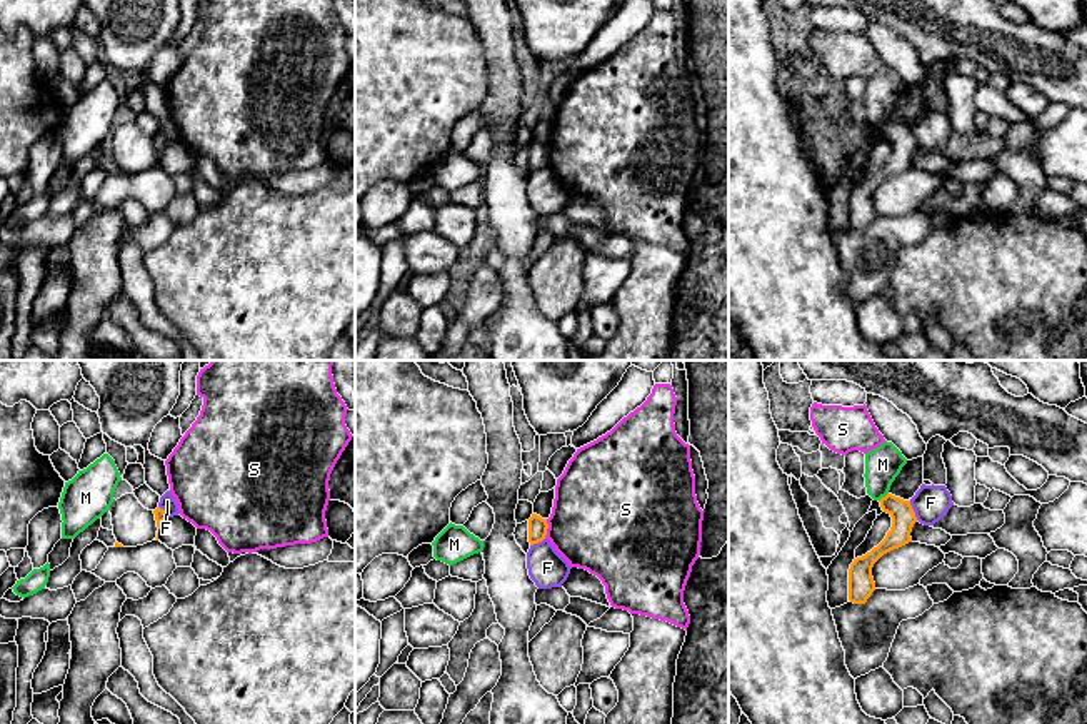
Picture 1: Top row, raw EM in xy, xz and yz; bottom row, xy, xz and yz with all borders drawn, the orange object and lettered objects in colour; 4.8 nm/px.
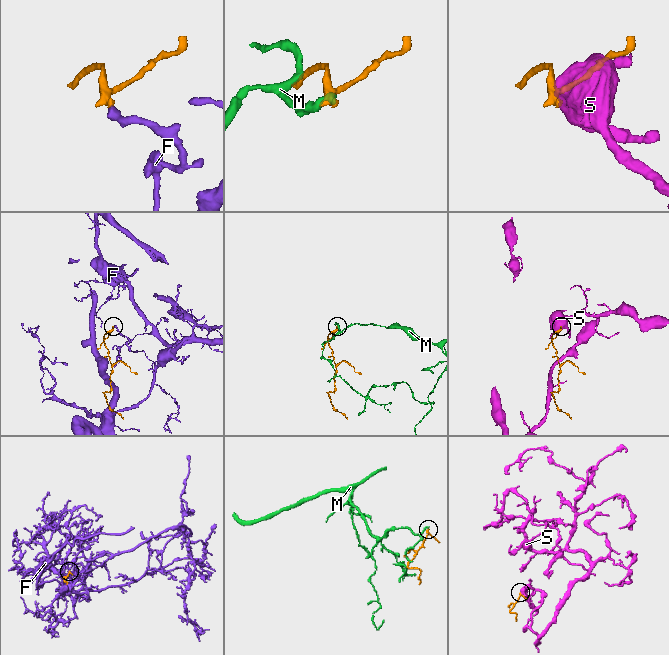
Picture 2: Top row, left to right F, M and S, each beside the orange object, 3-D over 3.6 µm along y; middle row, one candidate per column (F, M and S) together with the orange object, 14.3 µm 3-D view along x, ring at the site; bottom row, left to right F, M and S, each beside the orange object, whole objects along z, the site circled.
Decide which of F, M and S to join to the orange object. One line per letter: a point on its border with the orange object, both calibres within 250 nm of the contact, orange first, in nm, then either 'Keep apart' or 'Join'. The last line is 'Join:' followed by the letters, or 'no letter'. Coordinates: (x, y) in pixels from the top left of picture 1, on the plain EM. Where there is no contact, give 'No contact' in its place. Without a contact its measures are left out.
F: Touches orange at yz (912, 137). Thickness 120 nm (orange) against 180 nm. Keep apart
M: Touches orange at yz (882, 124). Thickness 120 nm (orange) against 170 nm. Keep apart
S: Touches orange at xz (547, 154). Thickness 100 nm (orange) against 480 nm. Keep apart
Join: no letter

